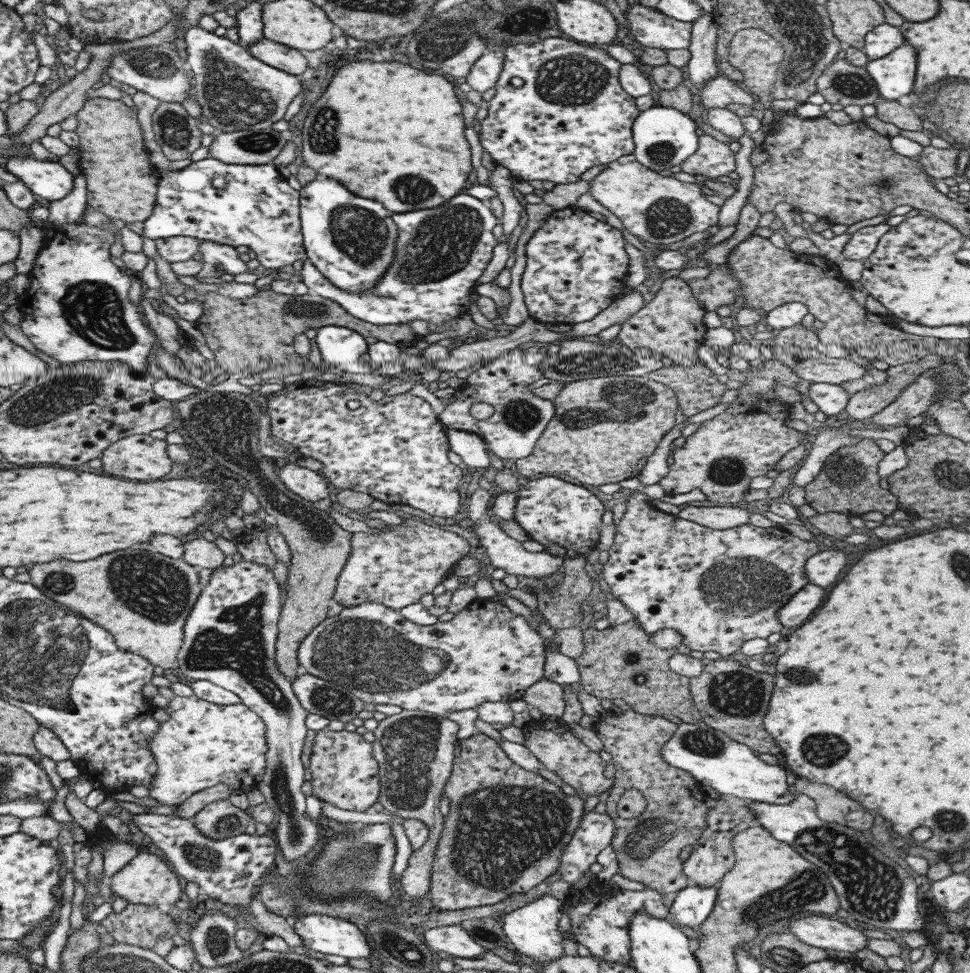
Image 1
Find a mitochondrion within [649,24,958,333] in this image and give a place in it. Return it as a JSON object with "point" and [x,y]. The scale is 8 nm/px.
{"point":[852,85]}

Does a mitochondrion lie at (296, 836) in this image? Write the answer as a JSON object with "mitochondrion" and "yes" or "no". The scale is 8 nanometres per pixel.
{"mitochondrion":"yes"}

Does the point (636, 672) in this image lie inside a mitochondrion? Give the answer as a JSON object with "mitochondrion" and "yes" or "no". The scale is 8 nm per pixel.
{"mitochondrion":"yes"}

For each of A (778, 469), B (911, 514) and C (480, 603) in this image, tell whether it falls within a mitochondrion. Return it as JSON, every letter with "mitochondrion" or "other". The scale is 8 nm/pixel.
{"A":"other","B":"other","C":"other"}

